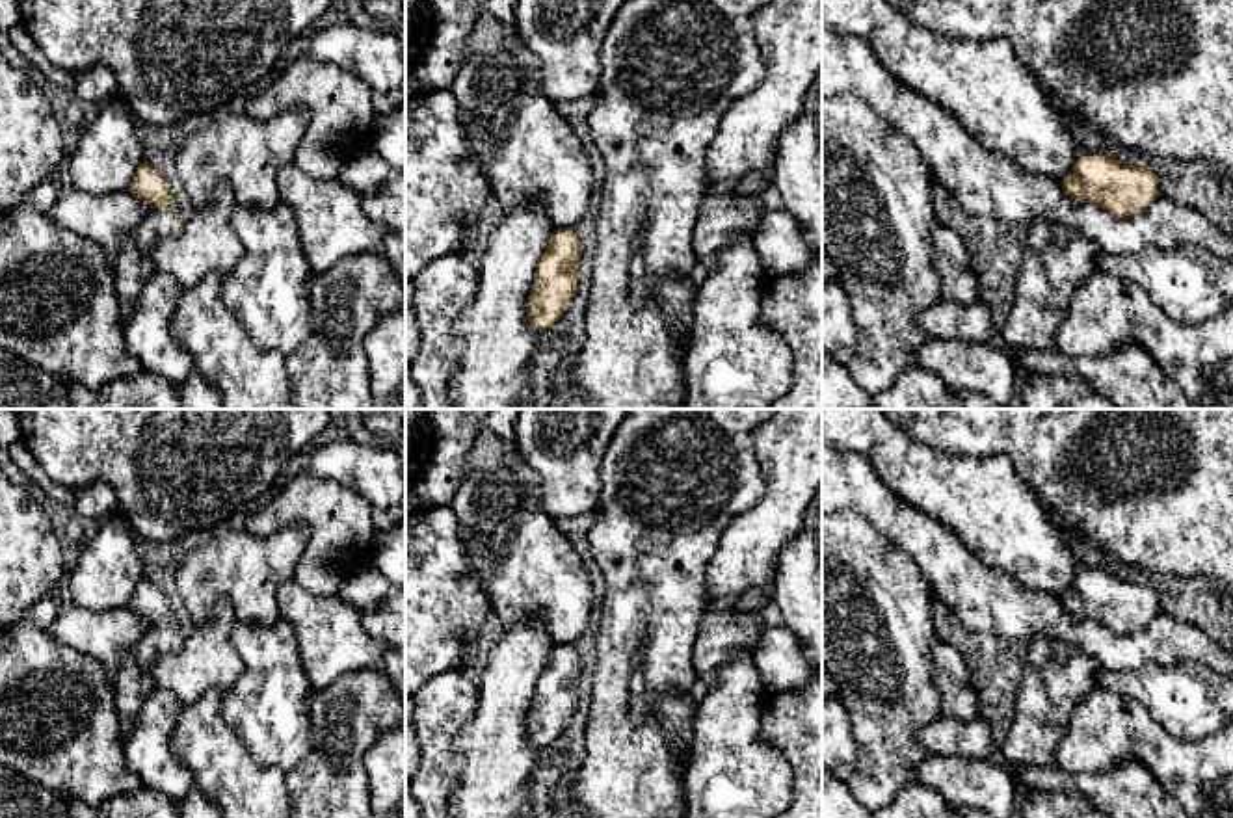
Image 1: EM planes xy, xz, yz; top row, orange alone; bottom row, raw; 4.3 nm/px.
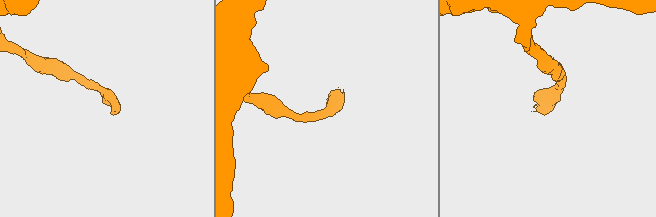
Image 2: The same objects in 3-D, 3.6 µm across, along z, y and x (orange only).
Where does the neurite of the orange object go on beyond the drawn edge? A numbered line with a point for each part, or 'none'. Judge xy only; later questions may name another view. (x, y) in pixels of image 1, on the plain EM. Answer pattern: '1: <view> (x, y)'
1: xy (132, 685)

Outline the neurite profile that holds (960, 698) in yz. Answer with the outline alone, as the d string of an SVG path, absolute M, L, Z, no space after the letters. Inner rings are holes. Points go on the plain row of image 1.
M935 638L932 645L932 680L941 695L941 712L958 719L986 716L986 706L960 651Z

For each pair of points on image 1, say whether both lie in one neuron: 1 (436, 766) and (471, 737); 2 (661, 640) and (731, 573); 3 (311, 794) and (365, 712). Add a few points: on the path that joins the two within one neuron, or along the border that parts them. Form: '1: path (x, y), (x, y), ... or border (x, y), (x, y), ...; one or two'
1: border (477, 709), (456, 735), (464, 766), (450, 791); two
2: border (716, 551), (709, 564), (709, 606), (700, 636); two
3: path (335, 781), (352, 772), (354, 737); one

